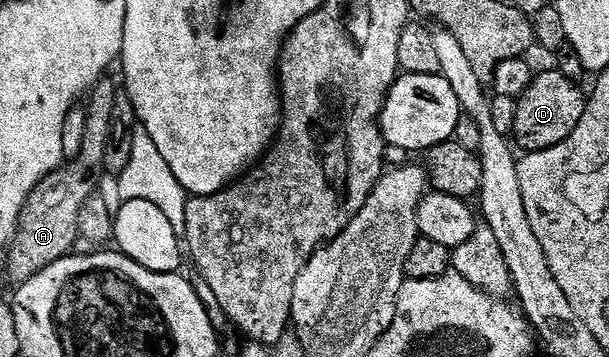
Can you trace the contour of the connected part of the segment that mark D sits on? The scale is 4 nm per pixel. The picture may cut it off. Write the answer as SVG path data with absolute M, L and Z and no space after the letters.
M557 70L539 71L522 96L517 97L514 106L512 140L519 149L539 152L564 142L580 126L580 118L586 109L587 93L578 89L575 81L564 78Z

